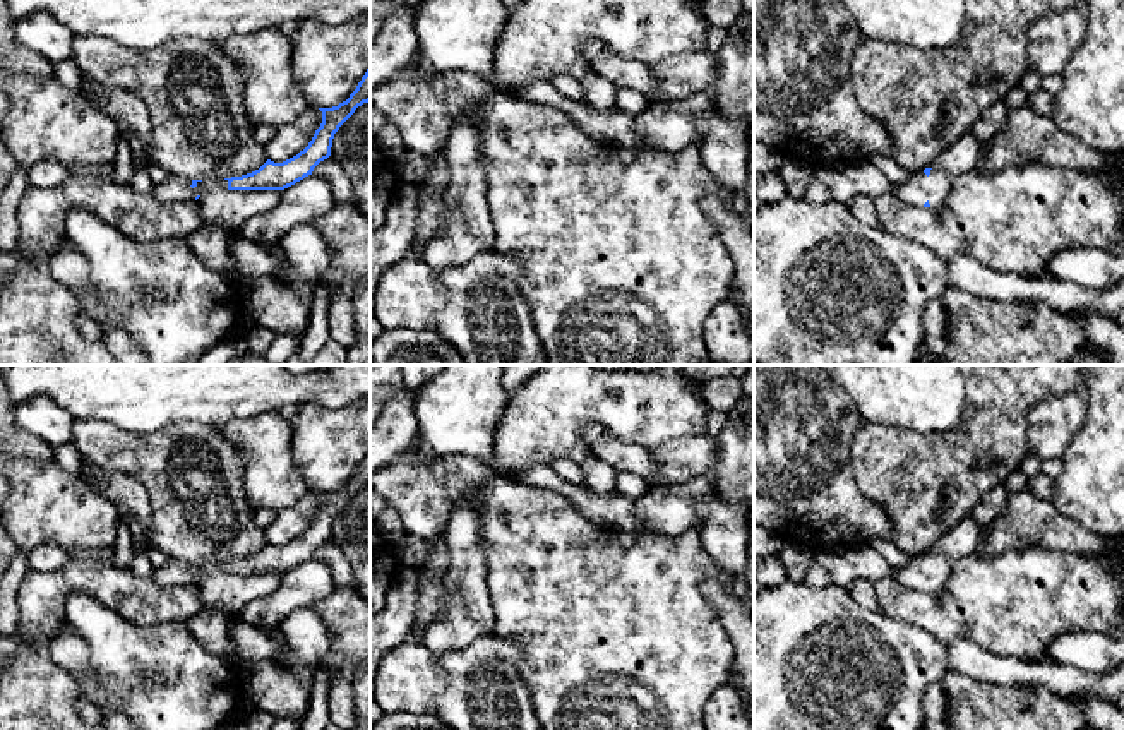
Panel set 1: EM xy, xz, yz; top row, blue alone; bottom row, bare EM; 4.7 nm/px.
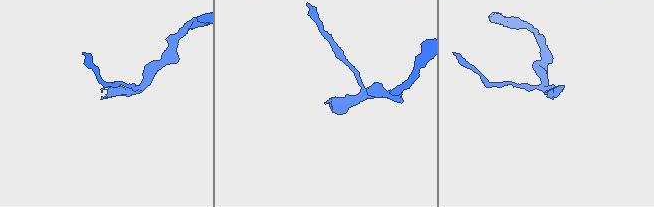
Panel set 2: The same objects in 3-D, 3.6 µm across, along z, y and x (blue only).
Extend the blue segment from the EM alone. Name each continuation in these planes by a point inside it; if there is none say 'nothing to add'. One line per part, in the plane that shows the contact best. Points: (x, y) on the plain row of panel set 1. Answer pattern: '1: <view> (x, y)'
1: xy (173, 571)

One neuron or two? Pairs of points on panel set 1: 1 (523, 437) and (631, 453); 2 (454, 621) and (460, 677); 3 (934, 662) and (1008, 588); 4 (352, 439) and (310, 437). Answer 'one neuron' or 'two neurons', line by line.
1: two neurons
2: two neurons
3: two neurons
4: one neuron

